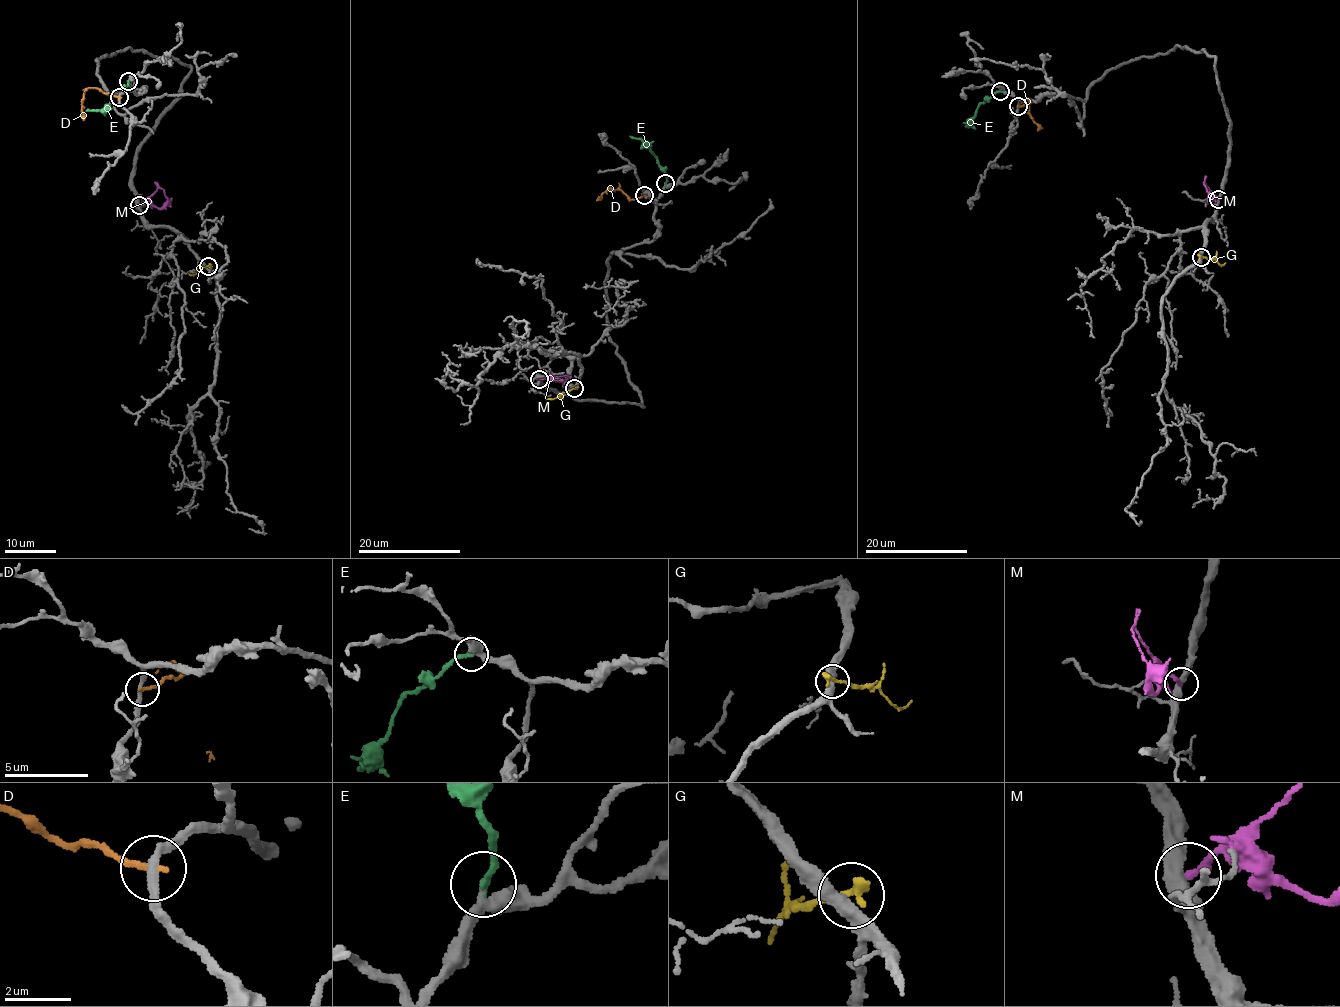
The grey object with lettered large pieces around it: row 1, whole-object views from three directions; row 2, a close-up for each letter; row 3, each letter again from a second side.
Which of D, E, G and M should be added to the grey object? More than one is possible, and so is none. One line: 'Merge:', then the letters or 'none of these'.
Merge: E

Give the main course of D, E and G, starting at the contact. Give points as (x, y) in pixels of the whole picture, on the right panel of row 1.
D: (1019, 107), (1031, 103), (1028, 98), (1031, 118), (1043, 129)
E: (1000, 91), (979, 106), (969, 126)
G: (1201, 257), (1212, 258), (1220, 264), (1225, 262)

